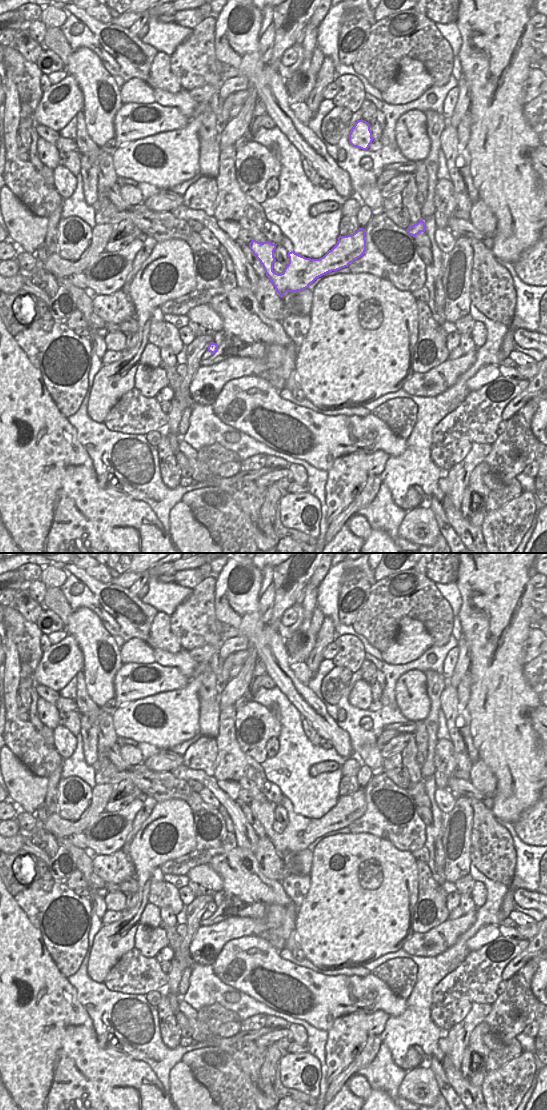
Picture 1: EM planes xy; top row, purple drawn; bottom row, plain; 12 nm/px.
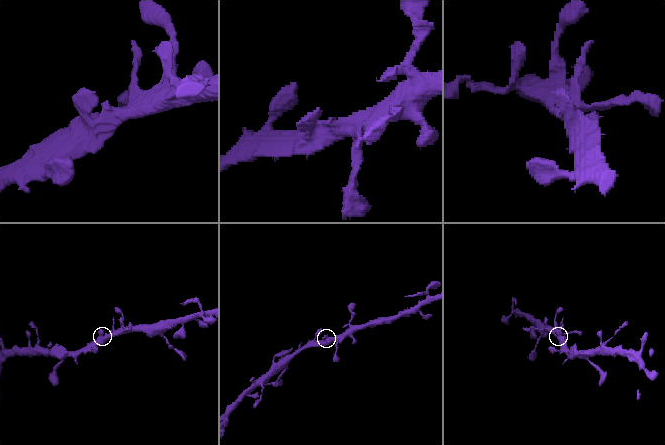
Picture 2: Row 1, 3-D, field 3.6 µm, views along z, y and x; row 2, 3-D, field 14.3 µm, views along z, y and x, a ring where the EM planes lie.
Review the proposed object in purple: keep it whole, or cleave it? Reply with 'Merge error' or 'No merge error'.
No merge error.

